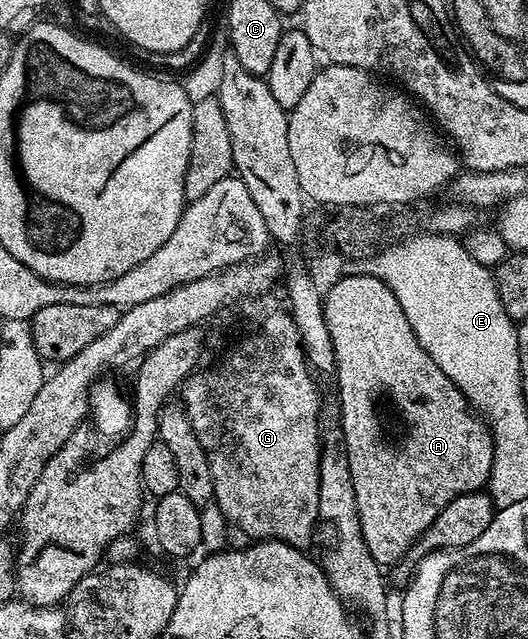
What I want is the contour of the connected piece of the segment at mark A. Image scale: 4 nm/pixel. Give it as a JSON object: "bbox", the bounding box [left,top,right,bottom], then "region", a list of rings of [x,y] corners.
{"bbox":[323,274,494,568],"region":[[[373,274],[344,275],[325,296],[323,313],[336,357],[334,386],[340,389],[340,426],[345,434],[362,540],[380,567],[392,568],[419,543],[442,508],[458,496],[487,487],[494,460],[492,433],[470,409],[454,380],[418,344],[402,304],[382,280]]]}

